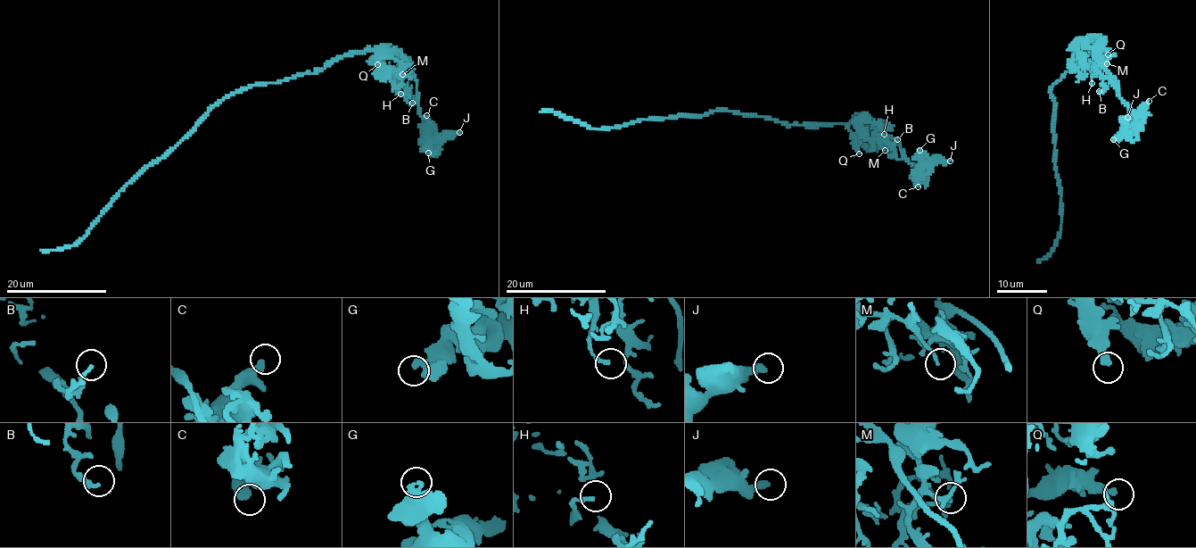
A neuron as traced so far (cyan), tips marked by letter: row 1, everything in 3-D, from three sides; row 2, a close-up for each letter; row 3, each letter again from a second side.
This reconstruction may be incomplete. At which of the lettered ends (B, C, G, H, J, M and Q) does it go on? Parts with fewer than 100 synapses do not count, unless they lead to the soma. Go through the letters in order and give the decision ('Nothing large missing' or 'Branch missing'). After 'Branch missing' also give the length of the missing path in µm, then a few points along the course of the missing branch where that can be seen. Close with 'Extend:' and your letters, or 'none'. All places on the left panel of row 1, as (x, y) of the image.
B: Nothing large missing
C: Nothing large missing
G: Nothing large missing
H: Nothing large missing
J: Nothing large missing
M: Nothing large missing
Q: Nothing large missing
Extend: none

